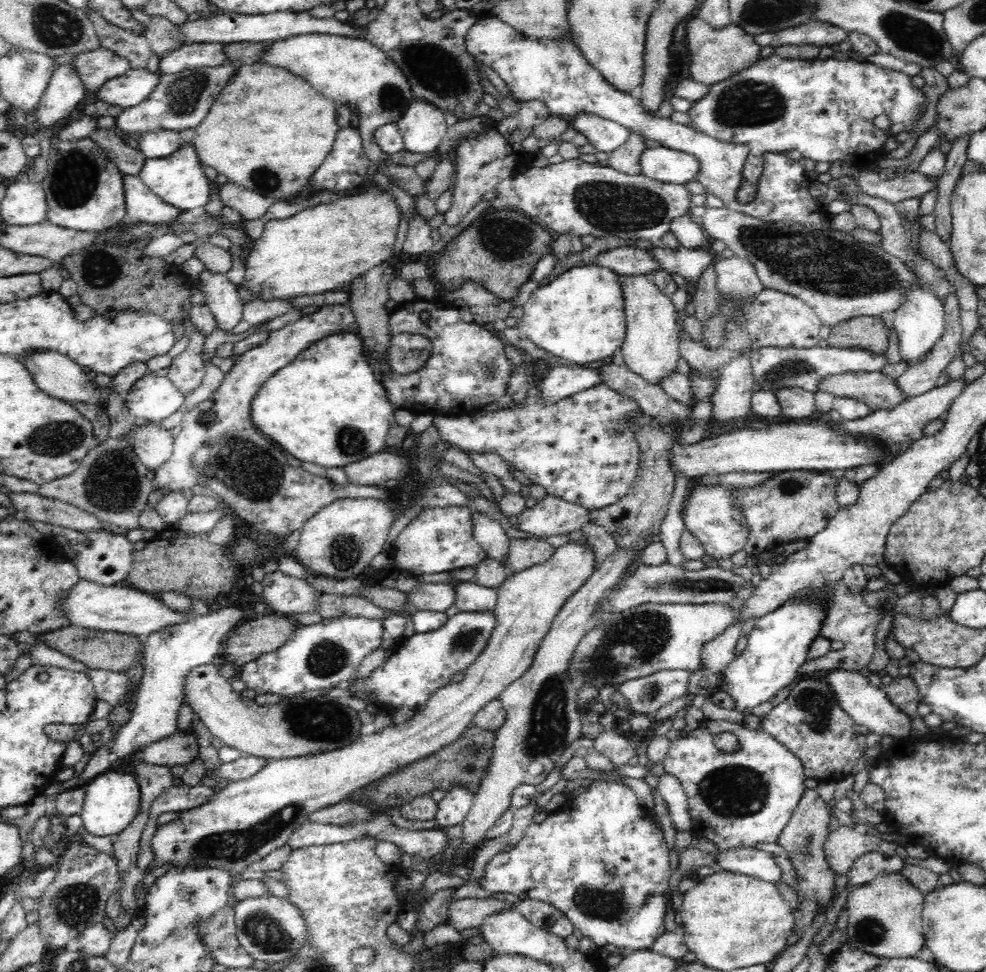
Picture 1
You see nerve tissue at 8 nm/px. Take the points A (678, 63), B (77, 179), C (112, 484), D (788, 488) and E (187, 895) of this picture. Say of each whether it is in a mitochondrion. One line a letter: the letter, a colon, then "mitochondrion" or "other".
A: other
B: mitochondrion
C: mitochondrion
D: mitochondrion
E: mitochondrion

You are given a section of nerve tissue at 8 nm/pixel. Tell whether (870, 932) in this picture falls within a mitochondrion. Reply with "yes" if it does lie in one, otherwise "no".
yes

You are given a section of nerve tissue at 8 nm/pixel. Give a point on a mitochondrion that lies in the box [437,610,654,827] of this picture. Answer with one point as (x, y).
(548, 727)

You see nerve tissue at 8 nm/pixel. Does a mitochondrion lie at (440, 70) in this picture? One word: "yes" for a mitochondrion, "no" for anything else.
yes

